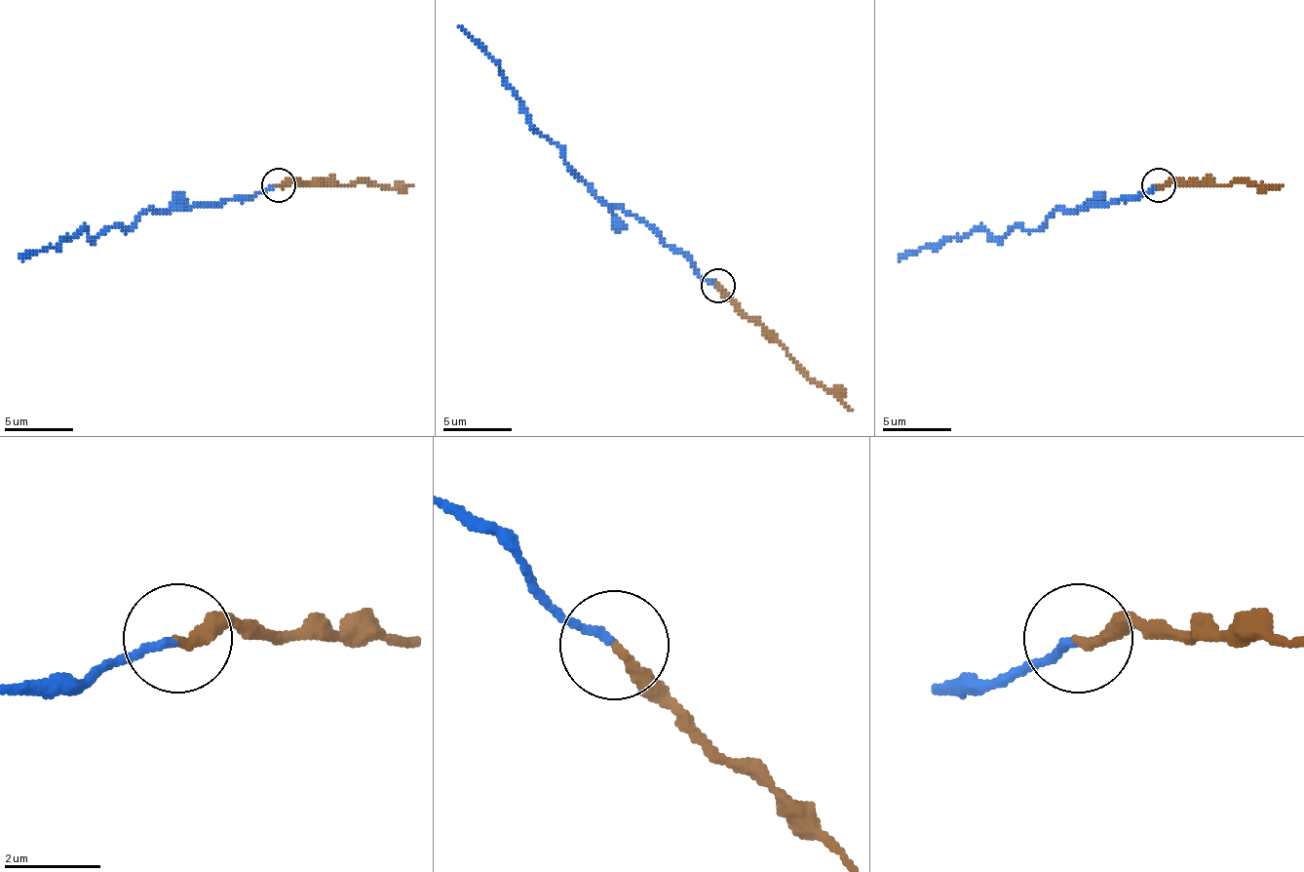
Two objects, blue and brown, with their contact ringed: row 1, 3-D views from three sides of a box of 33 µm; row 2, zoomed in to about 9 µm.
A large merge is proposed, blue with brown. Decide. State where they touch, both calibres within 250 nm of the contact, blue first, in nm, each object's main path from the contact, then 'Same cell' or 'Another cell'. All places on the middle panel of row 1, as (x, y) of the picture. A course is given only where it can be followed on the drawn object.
Place: (717, 286). Thickness 160 nm (blue) against 240 nm. Course of blue: (718, 283), (708, 283), (623, 208), (605, 204), (567, 163), (554, 142), (530, 122), (519, 99), (458, 26). Course of brown: (718, 287), (807, 376), (831, 389), (852, 410). Another cell

